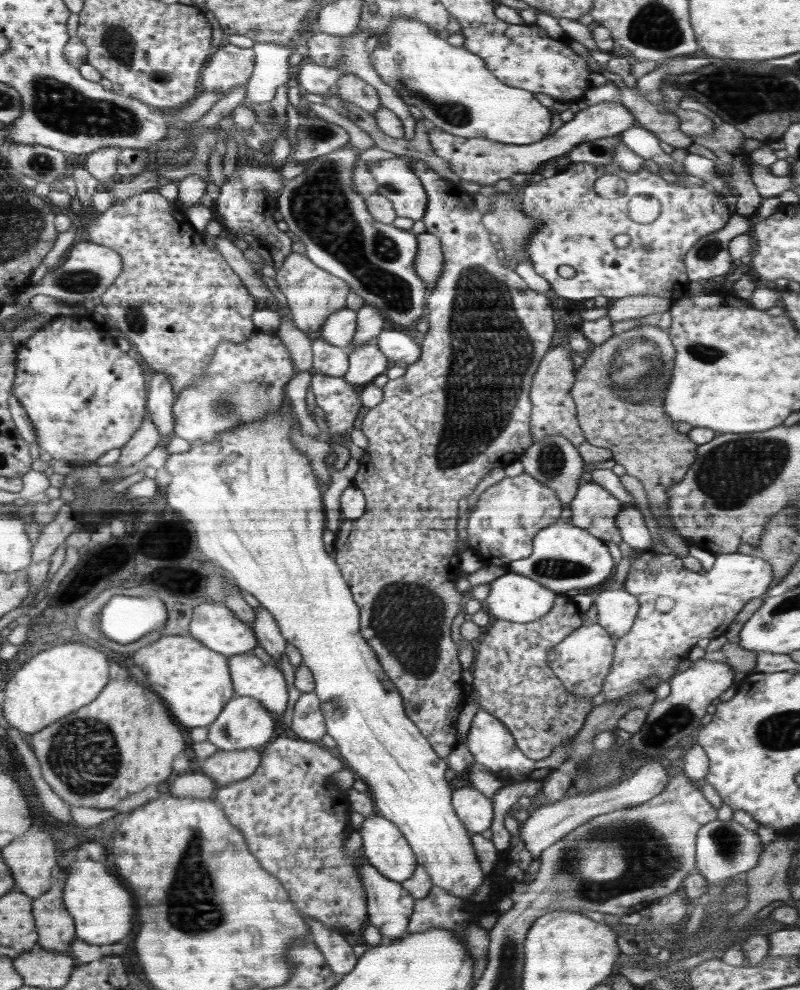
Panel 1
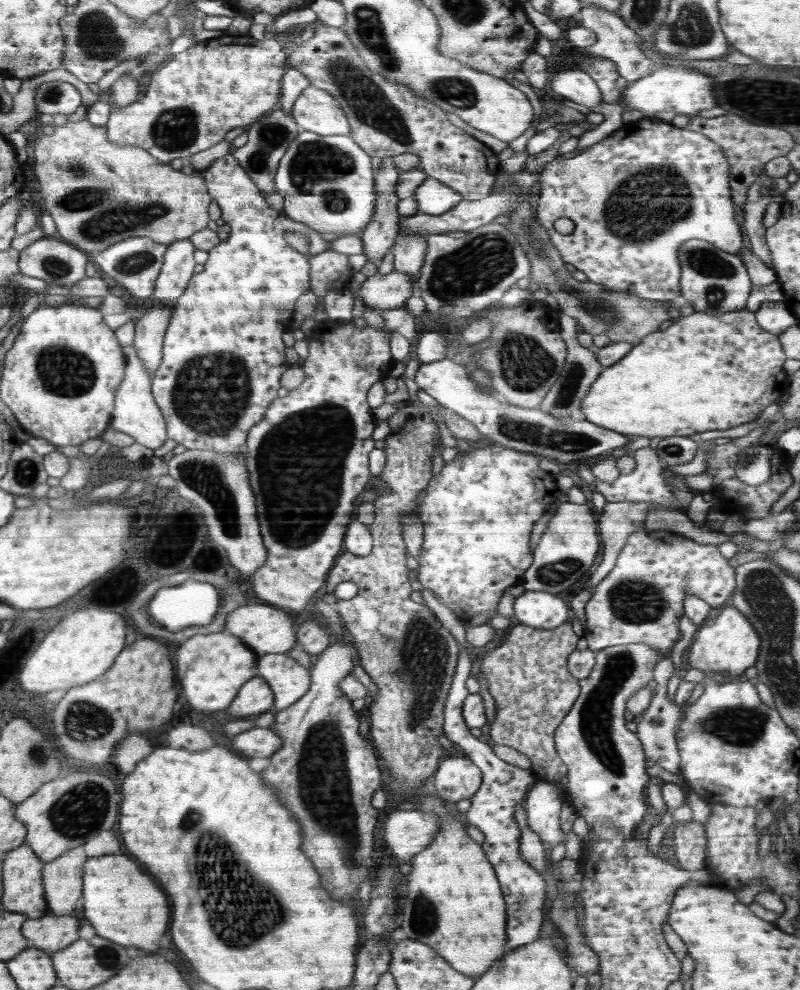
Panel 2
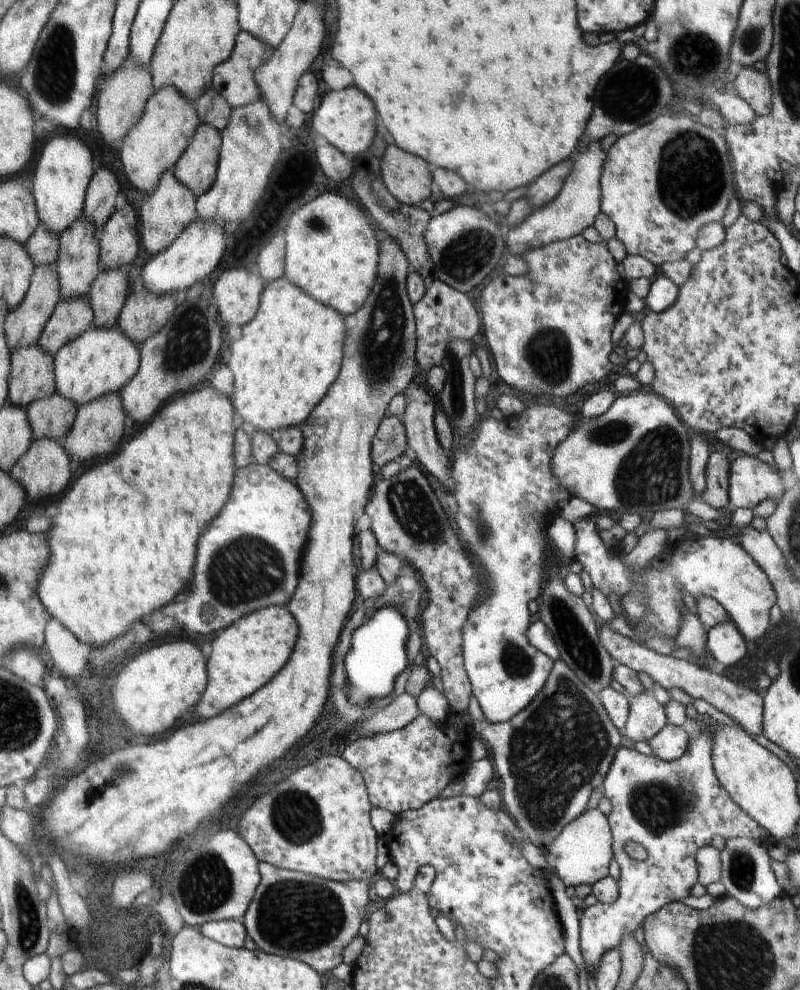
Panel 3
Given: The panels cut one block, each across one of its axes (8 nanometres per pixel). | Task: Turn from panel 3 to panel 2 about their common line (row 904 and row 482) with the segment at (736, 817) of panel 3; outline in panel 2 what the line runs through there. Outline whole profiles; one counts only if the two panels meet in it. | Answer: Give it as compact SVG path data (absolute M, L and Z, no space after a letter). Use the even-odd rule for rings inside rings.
M651 446L643 447L632 453L636 466L632 472L620 475L613 481L601 481L596 479L594 488L598 494L602 494L607 502L649 502L655 505L675 505L675 490L666 481L664 475L665 464L661 462L656 451Z

